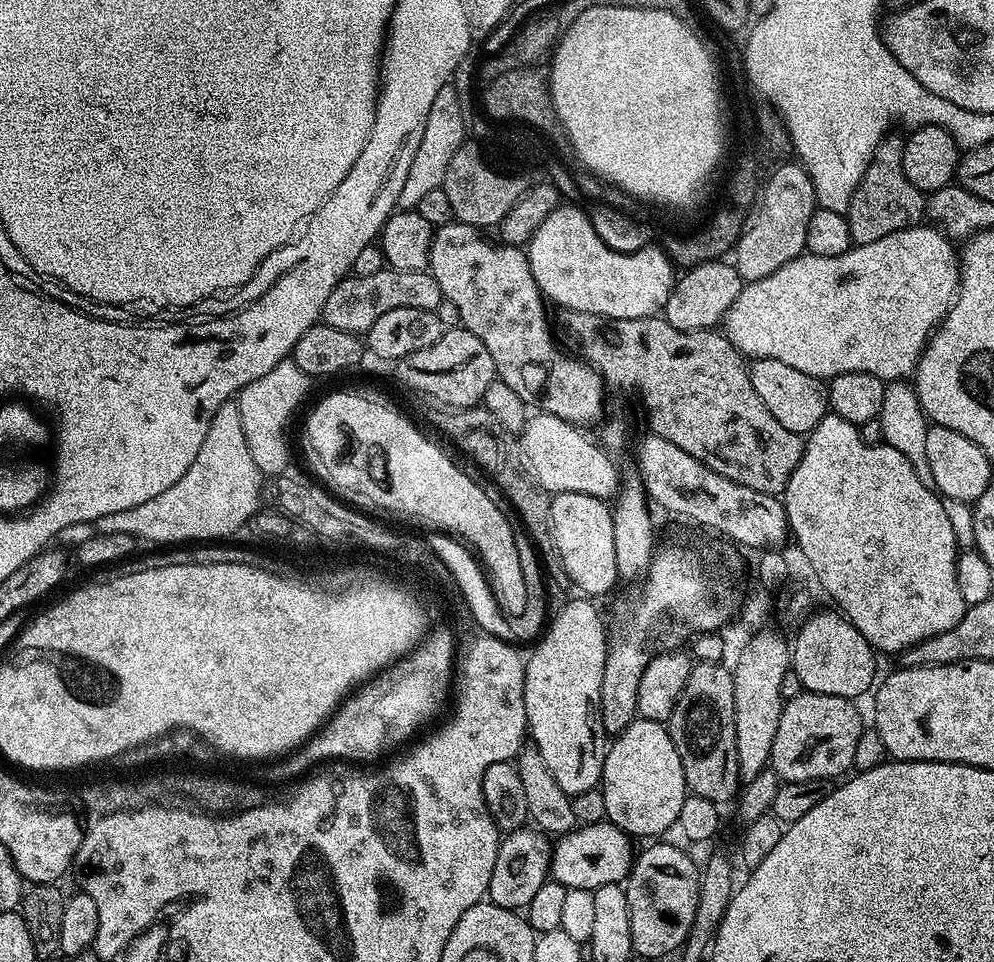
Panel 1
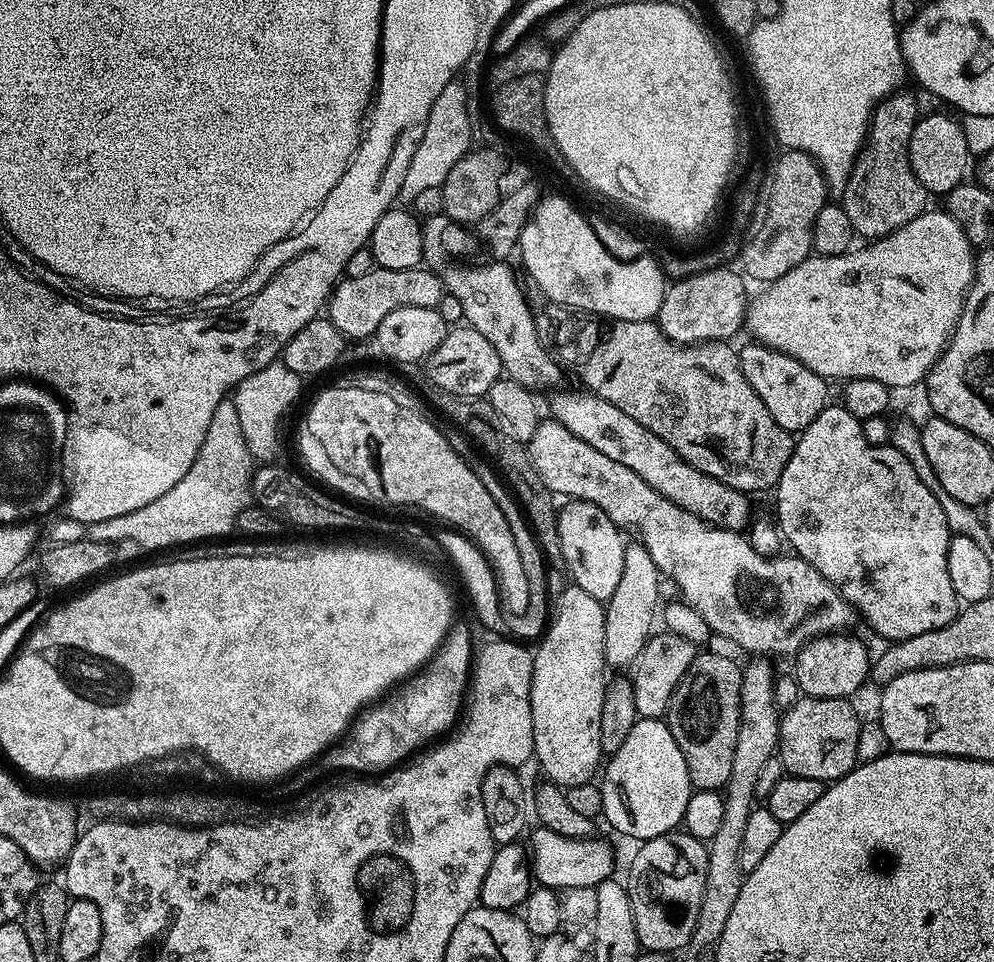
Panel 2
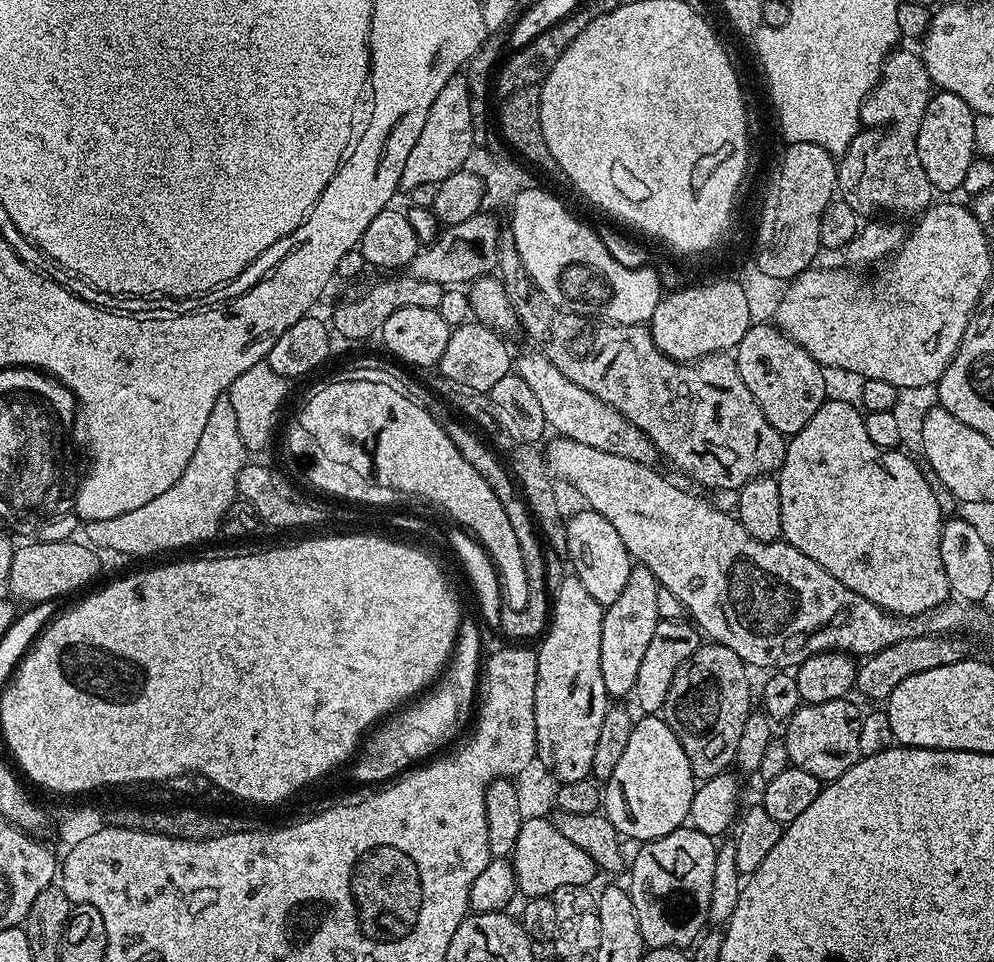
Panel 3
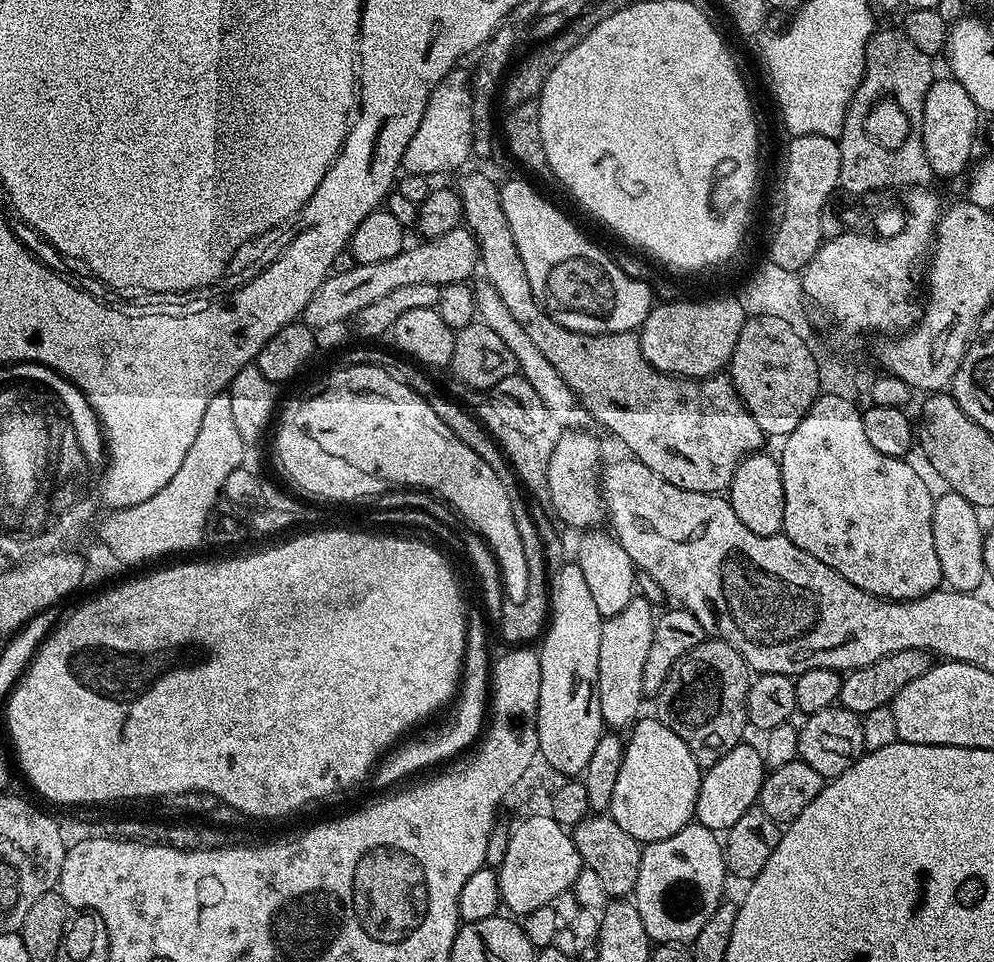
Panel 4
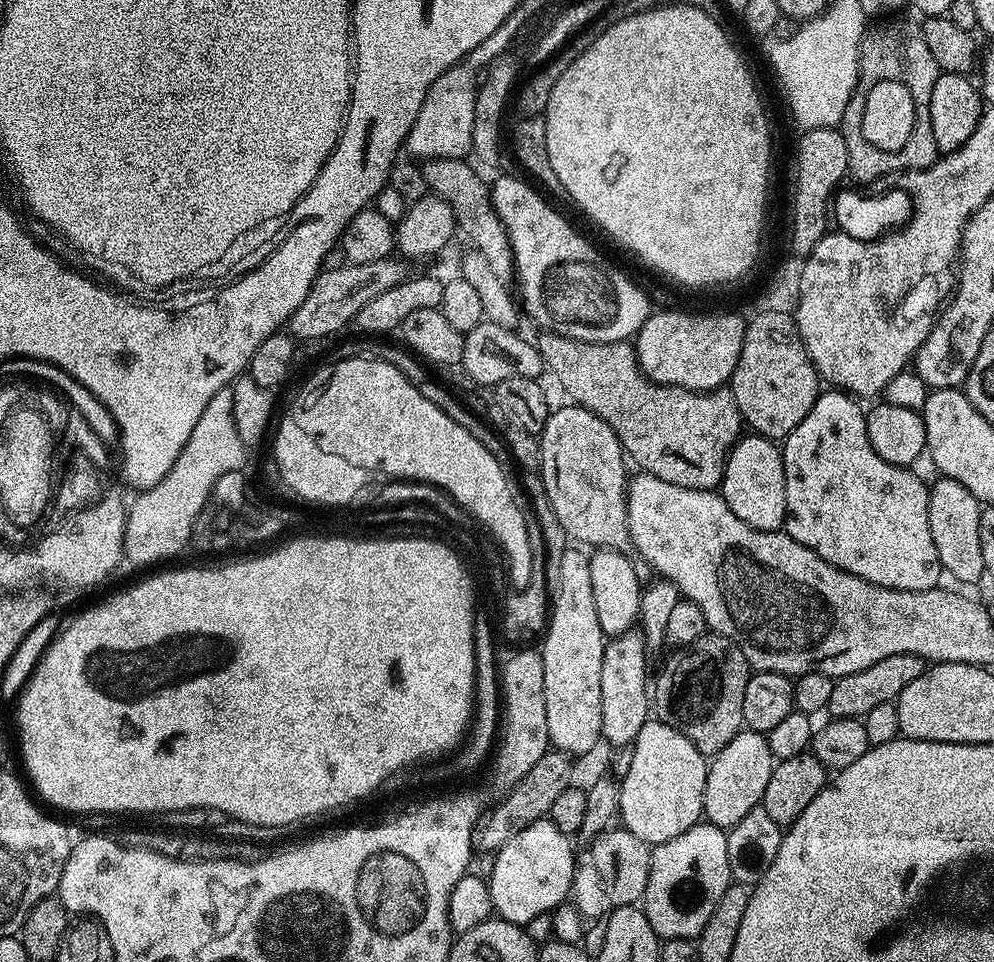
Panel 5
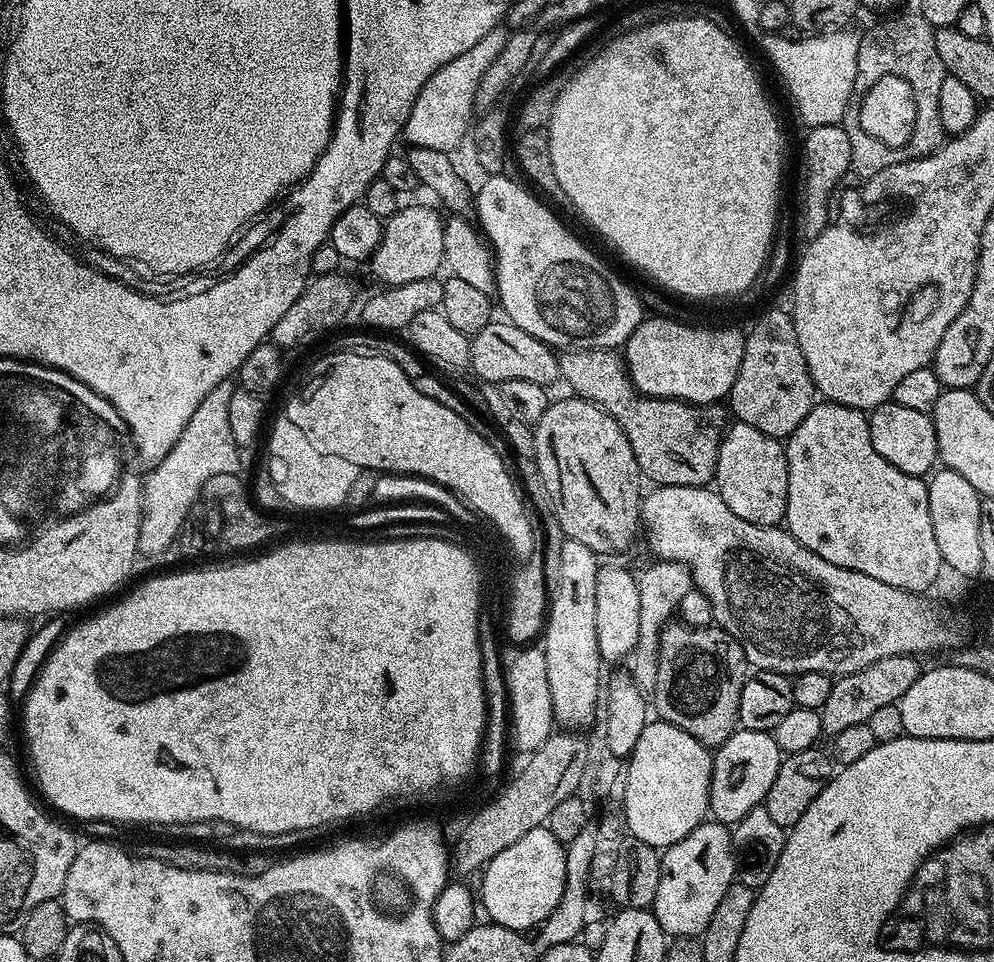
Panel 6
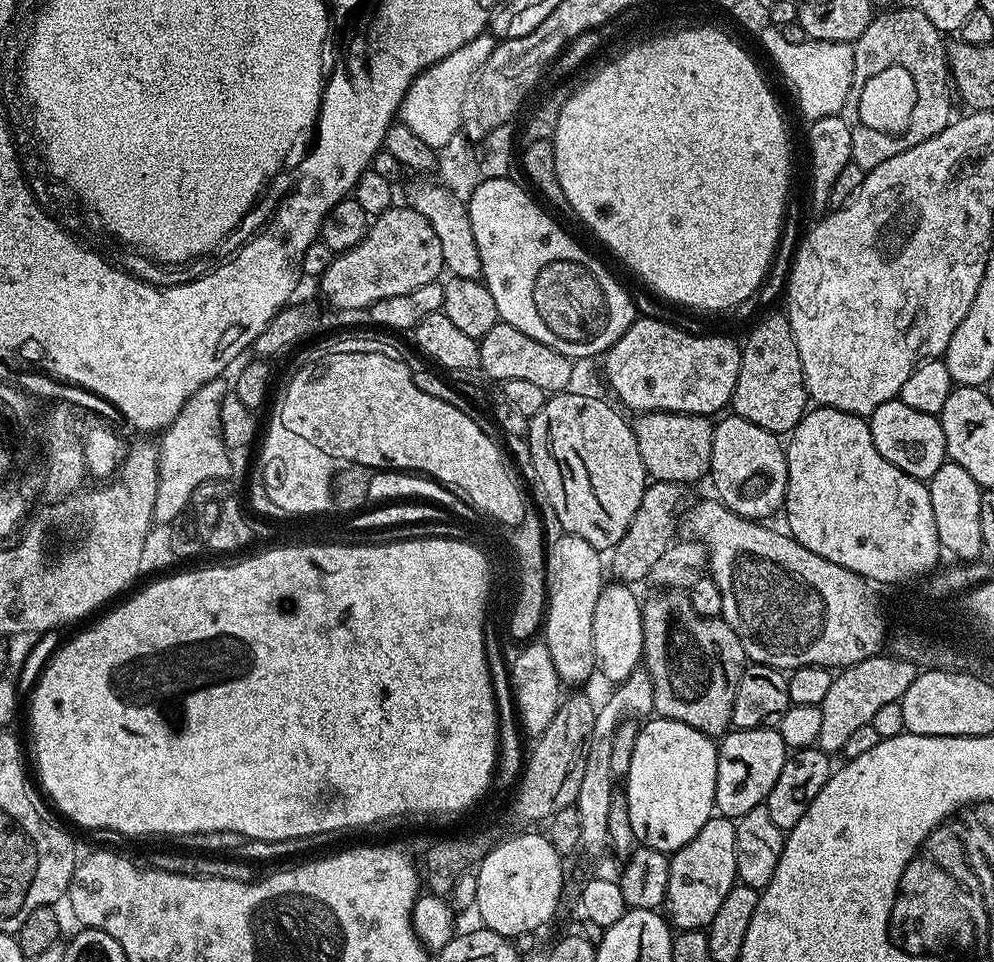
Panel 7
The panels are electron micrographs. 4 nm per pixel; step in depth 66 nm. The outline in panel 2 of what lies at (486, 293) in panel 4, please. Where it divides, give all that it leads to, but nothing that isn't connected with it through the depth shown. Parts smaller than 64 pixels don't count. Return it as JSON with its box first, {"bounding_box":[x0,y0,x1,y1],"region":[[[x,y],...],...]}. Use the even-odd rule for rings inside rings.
{"bounding_box":[550,391,753,532],"region":[[[579,391],[554,395],[550,402],[551,417],[587,445],[594,446],[594,450],[599,450],[614,462],[629,467],[652,489],[670,498],[675,505],[682,506],[684,510],[708,523],[722,525],[732,531],[742,532],[747,529],[753,512],[749,502],[751,499],[745,493],[690,466],[662,438],[610,402],[587,391]]]}

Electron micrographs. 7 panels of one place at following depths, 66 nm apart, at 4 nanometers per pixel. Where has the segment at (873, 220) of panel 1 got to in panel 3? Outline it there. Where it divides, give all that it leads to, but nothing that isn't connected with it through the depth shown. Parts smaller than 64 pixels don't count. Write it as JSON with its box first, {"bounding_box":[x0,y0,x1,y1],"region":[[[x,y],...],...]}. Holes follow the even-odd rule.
{"bounding_box":[838,46,934,218],"region":[[[908,46],[897,47],[885,60],[879,82],[860,107],[860,123],[864,129],[857,132],[838,160],[839,199],[849,203],[864,218],[871,212],[915,217],[934,200],[933,186],[919,162],[916,141],[924,111],[934,95],[934,85],[921,53],[904,47]]]}

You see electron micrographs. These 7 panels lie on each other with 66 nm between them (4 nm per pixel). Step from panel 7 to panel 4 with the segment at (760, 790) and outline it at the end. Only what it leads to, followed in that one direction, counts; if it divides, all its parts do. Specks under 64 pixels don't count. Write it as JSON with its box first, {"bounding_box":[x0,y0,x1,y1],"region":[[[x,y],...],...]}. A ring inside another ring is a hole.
{"bounding_box":[694,742,766,834],"region":[[[748,742],[740,743],[734,750],[730,750],[730,754],[718,758],[718,762],[714,762],[714,766],[710,766],[700,777],[700,789],[694,813],[695,823],[706,826],[711,832],[717,834],[727,833],[728,828],[734,826],[734,822],[738,822],[738,818],[742,818],[742,814],[746,814],[746,810],[753,808],[759,801],[760,787],[765,775],[766,769],[761,749],[759,747],[751,748]]]}

